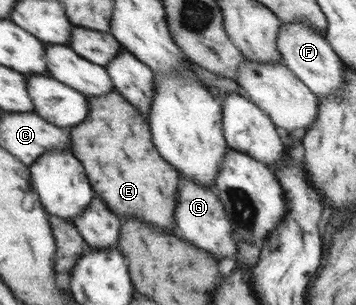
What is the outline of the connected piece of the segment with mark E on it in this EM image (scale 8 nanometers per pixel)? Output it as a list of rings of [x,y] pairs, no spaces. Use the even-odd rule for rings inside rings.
[[[110,91],[104,96],[86,98],[89,105],[87,118],[69,129],[72,143],[70,150],[83,162],[87,178],[96,195],[100,196],[121,220],[132,215],[160,227],[164,233],[178,234],[174,213],[178,207],[182,176],[171,163],[168,163],[168,160],[160,155],[151,135],[150,122],[144,113],[117,91]]]

